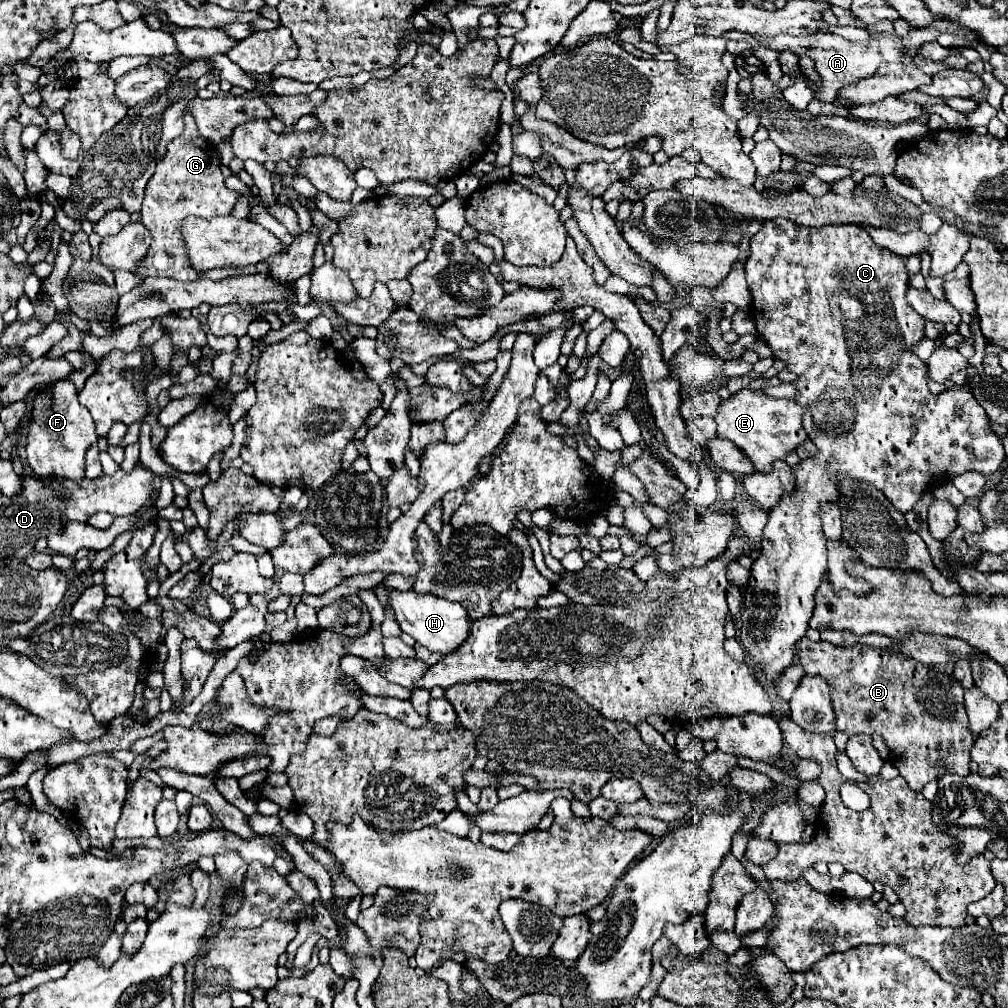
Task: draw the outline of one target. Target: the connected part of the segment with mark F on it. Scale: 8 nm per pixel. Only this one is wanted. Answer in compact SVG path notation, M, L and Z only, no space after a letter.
M57 380L37 390L29 408L27 424L27 464L41 480L67 478L81 482L85 478L85 452L97 442L91 414L79 404L77 388L69 380Z

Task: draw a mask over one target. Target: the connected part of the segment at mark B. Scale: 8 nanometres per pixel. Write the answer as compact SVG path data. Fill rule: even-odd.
M809 638L801 640L799 648L799 662L807 674L819 674L827 680L831 698L833 698L833 712L835 712L835 730L853 734L877 734L883 736L891 764L899 770L899 774L907 780L909 788L915 792L927 784L927 758L935 760L935 756L945 758L955 774L967 776L969 774L969 750L975 742L969 720L963 706L963 686L951 674L935 672L929 666L921 666L911 658L901 658L889 654L889 650L875 650L869 646L851 646L851 648L837 648L829 642L813 642Z

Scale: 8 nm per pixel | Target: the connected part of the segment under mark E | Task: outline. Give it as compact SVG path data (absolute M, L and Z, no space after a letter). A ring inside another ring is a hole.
M745 388L719 404L715 414L717 438L739 444L739 450L747 456L757 472L769 472L773 460L785 460L789 452L805 442L807 434L803 430L801 416L801 406L797 406L793 400L773 398Z

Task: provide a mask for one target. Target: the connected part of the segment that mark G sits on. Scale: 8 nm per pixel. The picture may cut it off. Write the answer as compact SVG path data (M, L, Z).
M185 116L185 128L181 136L173 138L167 146L167 154L157 162L155 174L145 186L145 198L141 206L141 222L151 232L151 248L145 256L139 276L165 276L173 280L197 280L197 270L191 268L189 256L185 256L185 244L181 242L181 222L185 216L195 214L203 218L223 216L235 206L235 192L223 182L219 170L219 154L211 142L197 134L193 116Z

